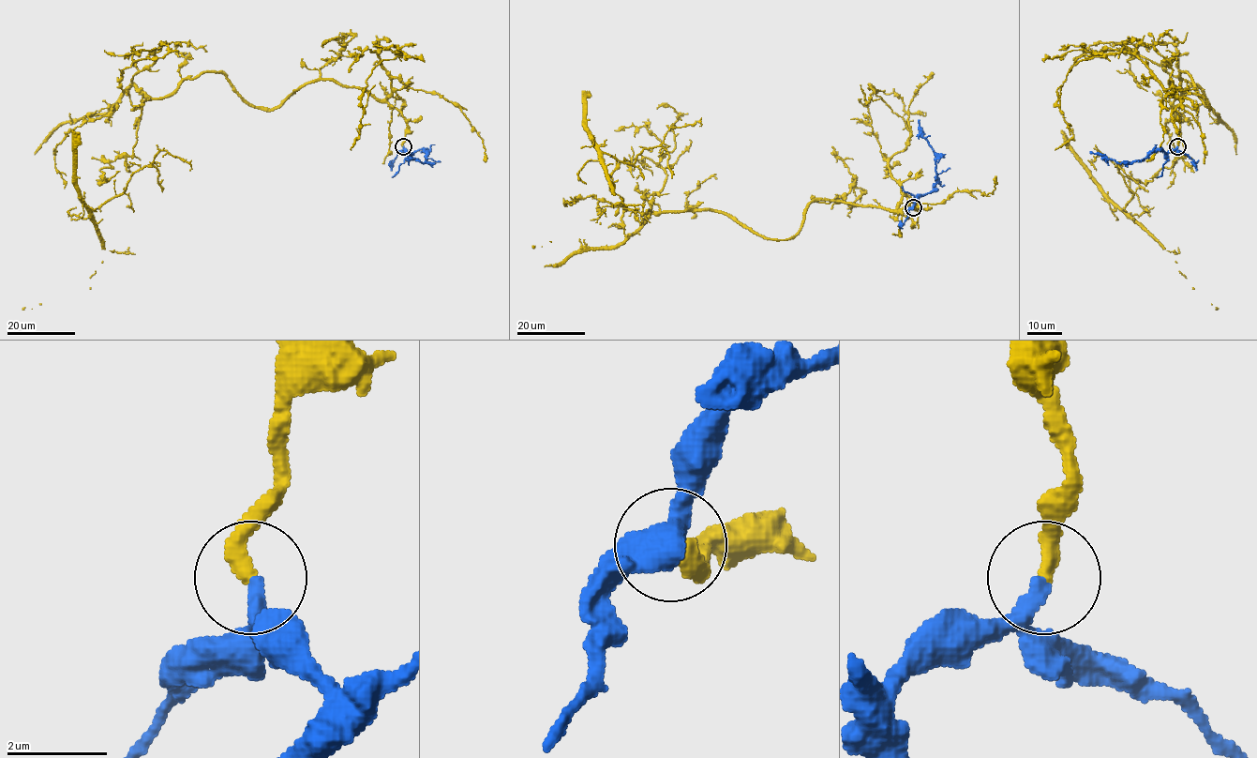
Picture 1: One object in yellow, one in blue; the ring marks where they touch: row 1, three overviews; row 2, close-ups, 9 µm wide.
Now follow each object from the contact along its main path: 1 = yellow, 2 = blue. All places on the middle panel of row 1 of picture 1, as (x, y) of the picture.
1: (913, 207), (814, 200), (764, 238), (629, 210), (603, 153), (621, 203), (532, 246)
2: (913, 207), (919, 198), (933, 189), (936, 172), (935, 156), (920, 131), (918, 120)

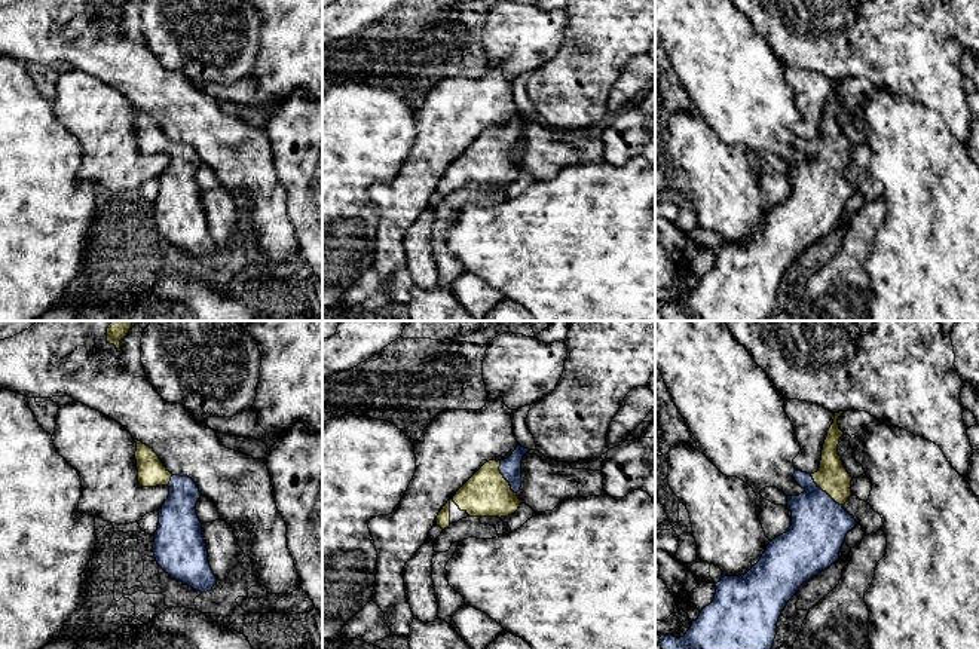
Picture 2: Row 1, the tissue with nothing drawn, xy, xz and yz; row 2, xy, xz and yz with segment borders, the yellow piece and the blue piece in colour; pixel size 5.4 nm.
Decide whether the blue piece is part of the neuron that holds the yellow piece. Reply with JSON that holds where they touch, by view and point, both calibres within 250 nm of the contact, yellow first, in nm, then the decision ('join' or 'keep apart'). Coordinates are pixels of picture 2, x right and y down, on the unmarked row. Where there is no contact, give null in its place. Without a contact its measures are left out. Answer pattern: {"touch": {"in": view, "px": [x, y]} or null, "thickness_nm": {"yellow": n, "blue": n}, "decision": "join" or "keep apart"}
{"touch": {"in": "yz", "px": [825, 158]}, "thickness_nm": {"yellow": 170, "blue": 300}, "decision": "join"}

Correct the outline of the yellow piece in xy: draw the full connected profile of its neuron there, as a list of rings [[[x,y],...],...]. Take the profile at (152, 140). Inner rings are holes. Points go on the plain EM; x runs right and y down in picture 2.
[[[137,110],[138,150],[143,154],[168,153],[169,163],[159,177],[153,220],[157,232],[174,247],[196,258],[211,258],[217,245],[208,229],[196,171],[202,163],[189,144],[172,143],[149,113]]]

